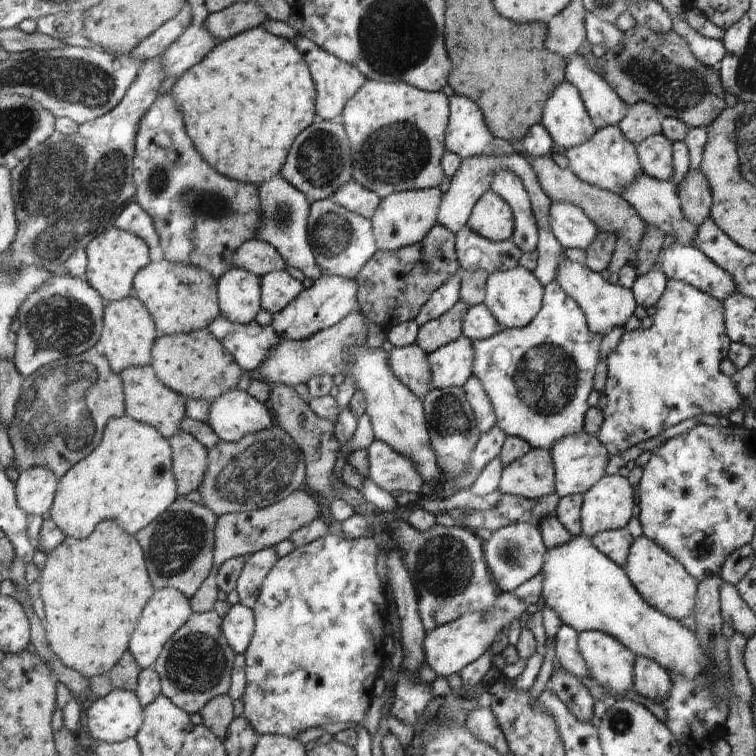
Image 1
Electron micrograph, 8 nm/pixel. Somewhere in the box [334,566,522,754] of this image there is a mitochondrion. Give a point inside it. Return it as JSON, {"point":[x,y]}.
{"point":[440,714]}

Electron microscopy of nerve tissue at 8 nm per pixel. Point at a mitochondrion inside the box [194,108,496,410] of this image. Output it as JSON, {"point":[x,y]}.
{"point":[396,154]}

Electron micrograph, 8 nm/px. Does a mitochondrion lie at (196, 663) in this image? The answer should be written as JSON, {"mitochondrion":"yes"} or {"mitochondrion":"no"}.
{"mitochondrion":"yes"}

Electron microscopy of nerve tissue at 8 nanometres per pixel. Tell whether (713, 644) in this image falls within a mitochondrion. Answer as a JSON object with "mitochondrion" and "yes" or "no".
{"mitochondrion":"yes"}

